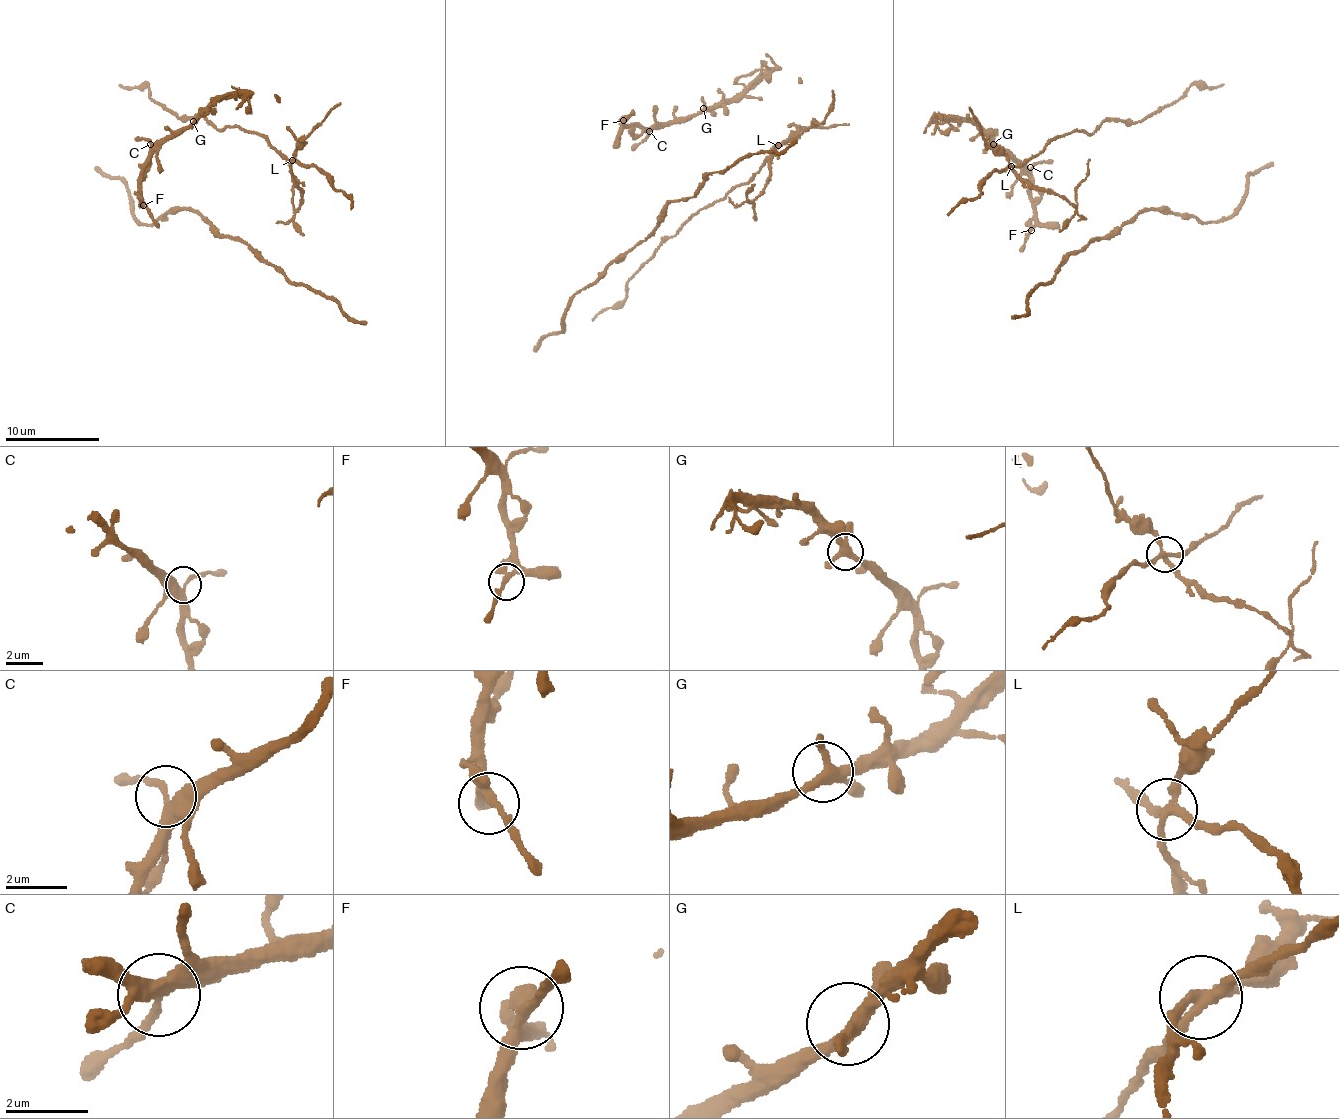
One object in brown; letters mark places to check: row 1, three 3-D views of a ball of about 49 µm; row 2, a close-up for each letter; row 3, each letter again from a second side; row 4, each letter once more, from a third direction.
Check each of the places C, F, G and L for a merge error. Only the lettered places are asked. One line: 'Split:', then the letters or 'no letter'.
Split: L

